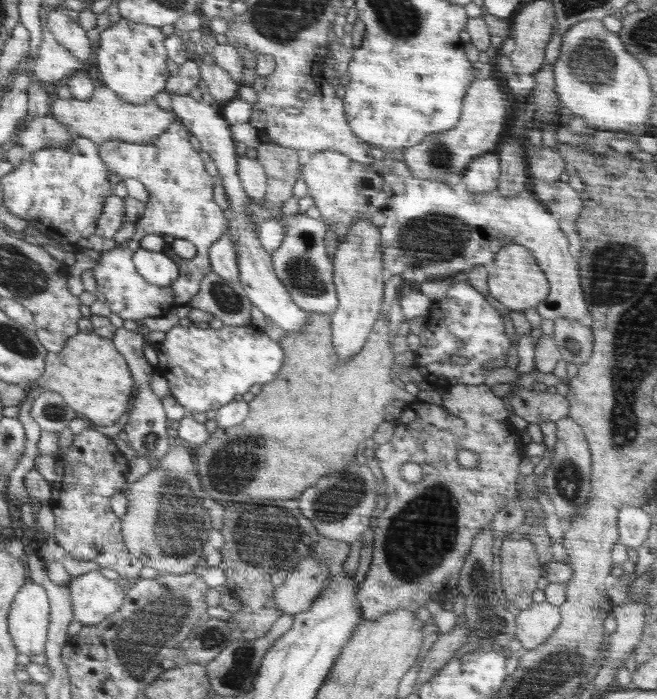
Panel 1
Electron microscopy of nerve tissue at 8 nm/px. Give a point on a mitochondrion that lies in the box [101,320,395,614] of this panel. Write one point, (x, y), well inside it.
(178, 524)

